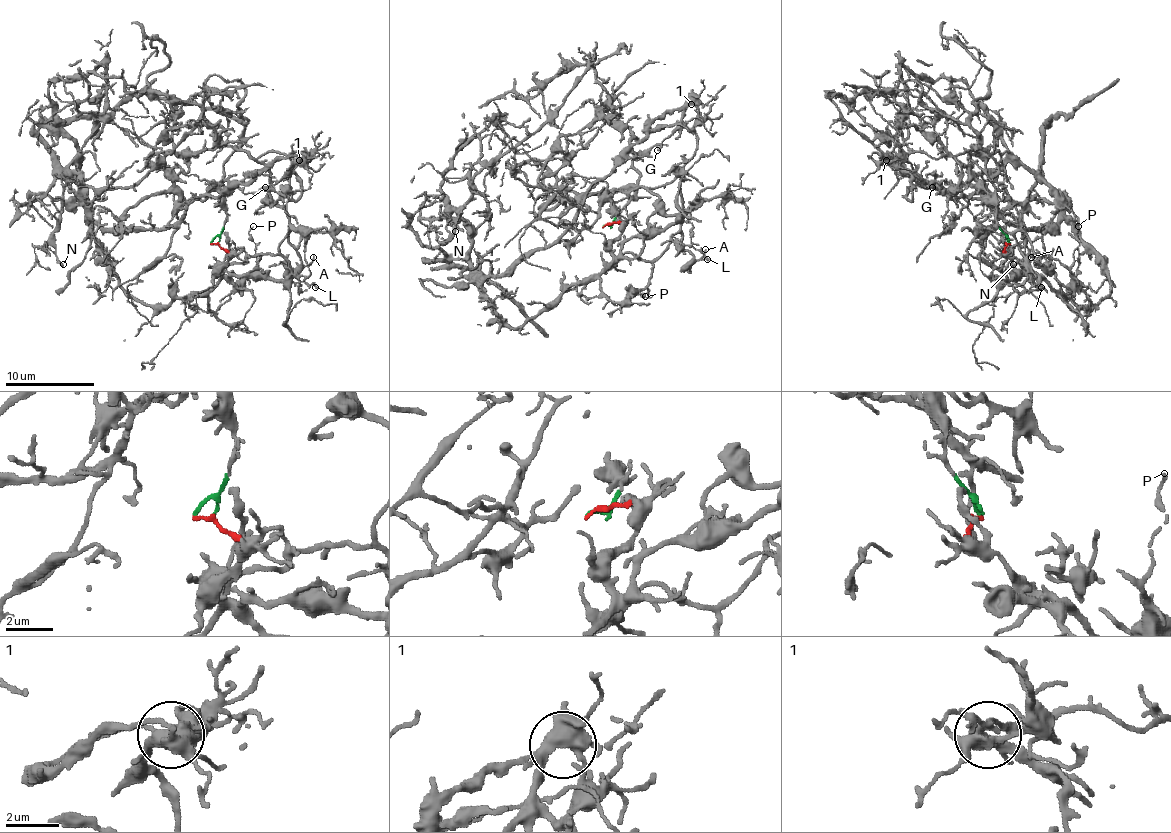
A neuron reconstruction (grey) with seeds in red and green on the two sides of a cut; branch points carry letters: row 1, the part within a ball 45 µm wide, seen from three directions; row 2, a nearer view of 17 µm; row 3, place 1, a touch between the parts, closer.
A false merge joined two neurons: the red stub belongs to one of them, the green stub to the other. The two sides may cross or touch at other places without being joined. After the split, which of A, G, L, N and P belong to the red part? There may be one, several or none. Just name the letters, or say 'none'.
N

